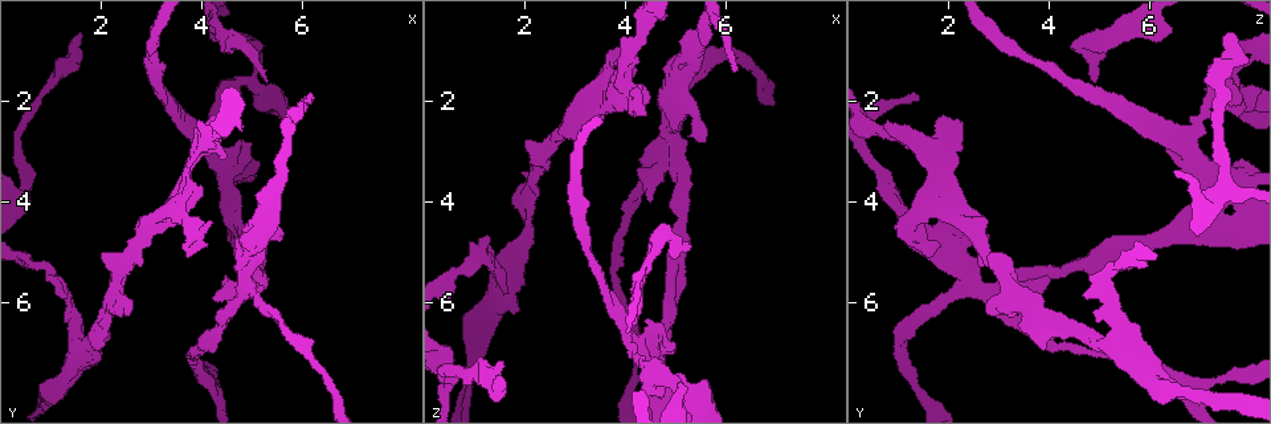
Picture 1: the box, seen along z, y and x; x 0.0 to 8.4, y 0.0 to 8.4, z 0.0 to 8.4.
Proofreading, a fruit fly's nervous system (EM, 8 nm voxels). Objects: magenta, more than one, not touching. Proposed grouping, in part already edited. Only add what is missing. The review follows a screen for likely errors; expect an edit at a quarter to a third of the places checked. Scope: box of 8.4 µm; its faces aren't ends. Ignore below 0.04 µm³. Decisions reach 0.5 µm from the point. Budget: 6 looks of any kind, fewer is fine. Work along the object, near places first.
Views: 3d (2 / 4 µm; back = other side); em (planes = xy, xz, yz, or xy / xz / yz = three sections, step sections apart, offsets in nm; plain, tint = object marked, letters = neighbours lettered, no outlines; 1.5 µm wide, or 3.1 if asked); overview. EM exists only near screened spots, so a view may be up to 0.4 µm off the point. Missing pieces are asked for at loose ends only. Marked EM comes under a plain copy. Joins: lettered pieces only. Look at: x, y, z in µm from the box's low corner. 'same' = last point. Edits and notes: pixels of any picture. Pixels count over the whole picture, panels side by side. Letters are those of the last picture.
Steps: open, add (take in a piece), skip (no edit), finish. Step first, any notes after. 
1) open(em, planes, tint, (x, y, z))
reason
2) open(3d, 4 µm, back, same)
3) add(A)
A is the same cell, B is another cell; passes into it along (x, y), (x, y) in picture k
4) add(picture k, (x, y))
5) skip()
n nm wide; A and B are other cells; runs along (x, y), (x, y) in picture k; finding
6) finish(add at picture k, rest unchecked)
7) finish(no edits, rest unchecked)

open(em, xy, step 8, tint, (4.10, 0.60, 6.45))
tapers out

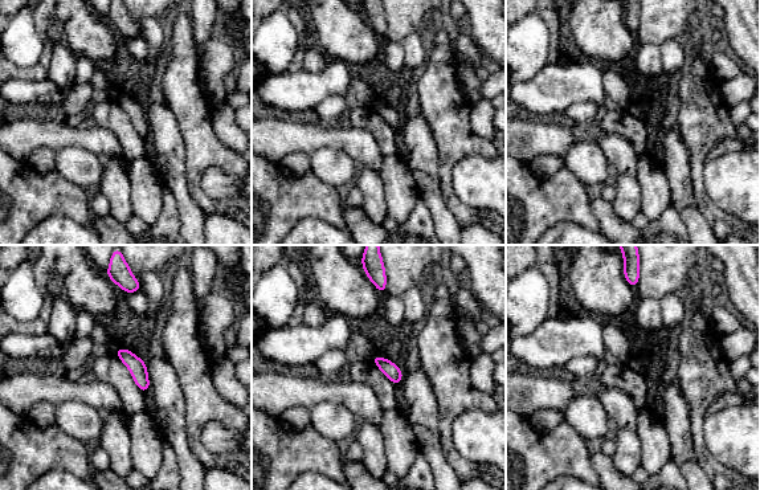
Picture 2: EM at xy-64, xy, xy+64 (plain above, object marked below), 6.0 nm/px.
open(em, planes, letters, same)
cut it another way

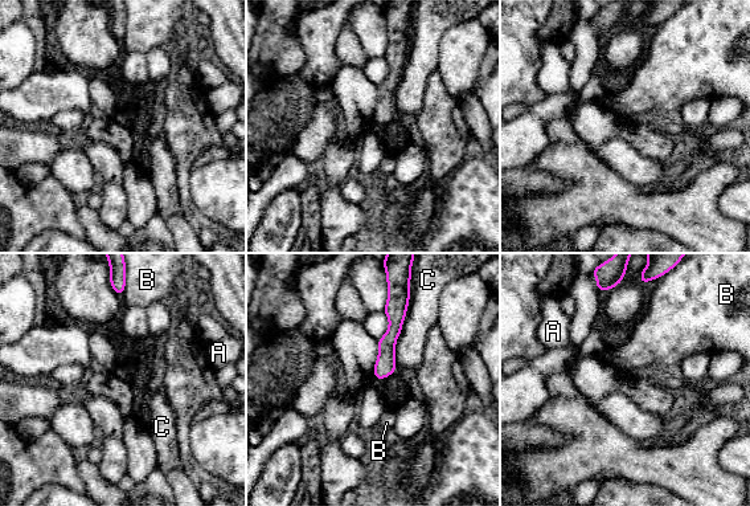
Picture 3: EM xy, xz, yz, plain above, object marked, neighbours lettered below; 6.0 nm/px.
skip()
A, B and C are other cells; runs along (393, 303), (393, 333), (378, 375) in picture 3; no lettered piece goes on from it

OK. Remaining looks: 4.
open(em, planes, letters, (5.30, 1.65, 4.85))
thin end

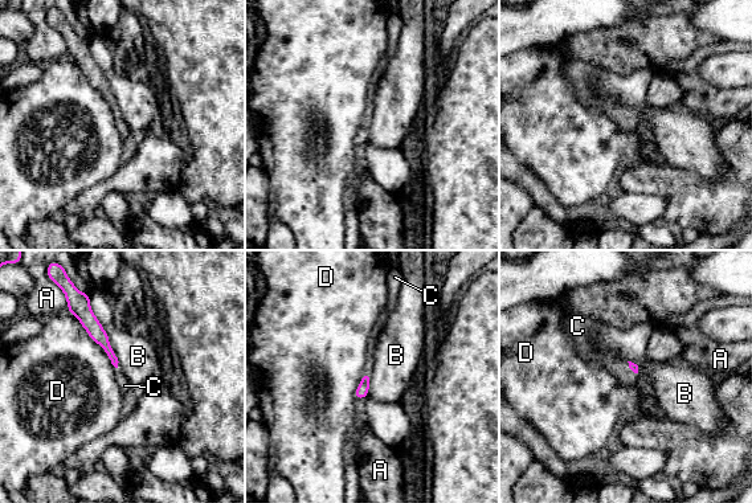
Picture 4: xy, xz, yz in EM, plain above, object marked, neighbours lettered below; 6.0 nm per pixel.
add(C)
C is the same cell, A, B and D are other cells; passes into it along (95, 331), (117, 365), (121, 379) in picture 4; the cell continues

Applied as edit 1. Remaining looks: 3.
finish(add at picture 4, rest unchecked)

